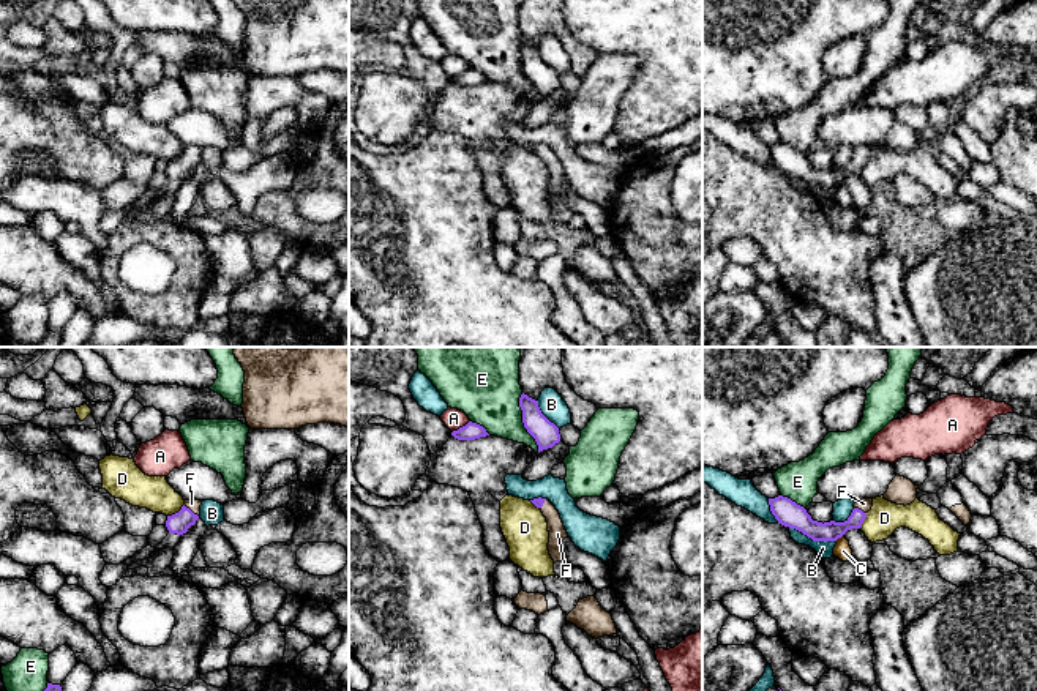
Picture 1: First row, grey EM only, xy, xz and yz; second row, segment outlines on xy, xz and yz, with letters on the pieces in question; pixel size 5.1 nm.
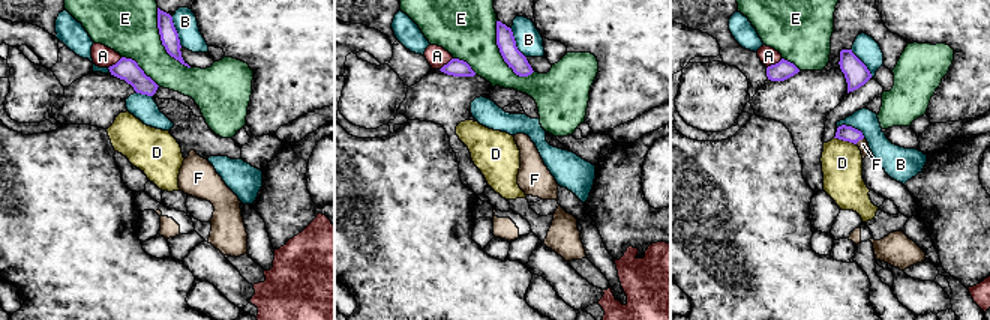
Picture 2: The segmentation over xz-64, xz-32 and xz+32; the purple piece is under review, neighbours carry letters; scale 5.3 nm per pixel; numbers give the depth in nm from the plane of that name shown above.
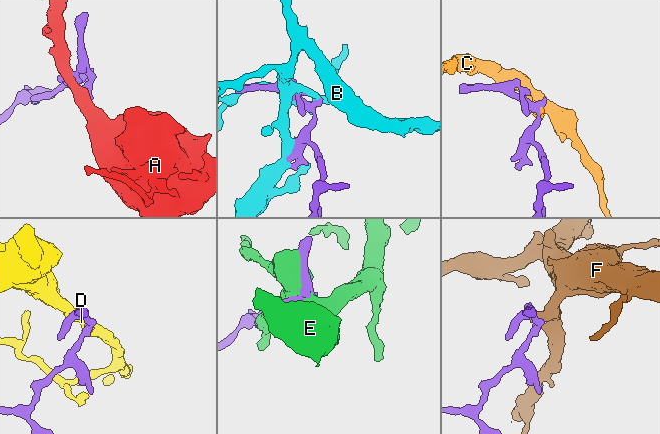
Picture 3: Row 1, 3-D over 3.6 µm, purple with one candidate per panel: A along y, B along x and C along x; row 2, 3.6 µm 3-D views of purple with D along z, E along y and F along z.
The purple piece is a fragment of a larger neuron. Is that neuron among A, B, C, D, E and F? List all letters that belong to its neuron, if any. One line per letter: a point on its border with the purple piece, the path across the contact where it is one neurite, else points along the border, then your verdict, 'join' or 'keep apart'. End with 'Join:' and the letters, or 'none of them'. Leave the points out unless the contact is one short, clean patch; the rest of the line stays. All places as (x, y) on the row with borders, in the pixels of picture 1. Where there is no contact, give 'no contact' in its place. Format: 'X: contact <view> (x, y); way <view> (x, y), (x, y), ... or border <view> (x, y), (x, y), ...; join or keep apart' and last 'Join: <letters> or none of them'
A: contact xz (460, 428); border xz (469, 420), (452, 433); keep apart
B: contact yz (813, 540); keep apart
C: contact yz (838, 537); border yz (842, 535), (835, 540); keep apart
D: contact xy (175, 513); border xy (183, 504), (168, 516); keep apart
E: contact xz (523, 422); keep apart
F: contact xy (190, 510); way xy (179, 522), (190, 510), (194, 505); join
Join: F

